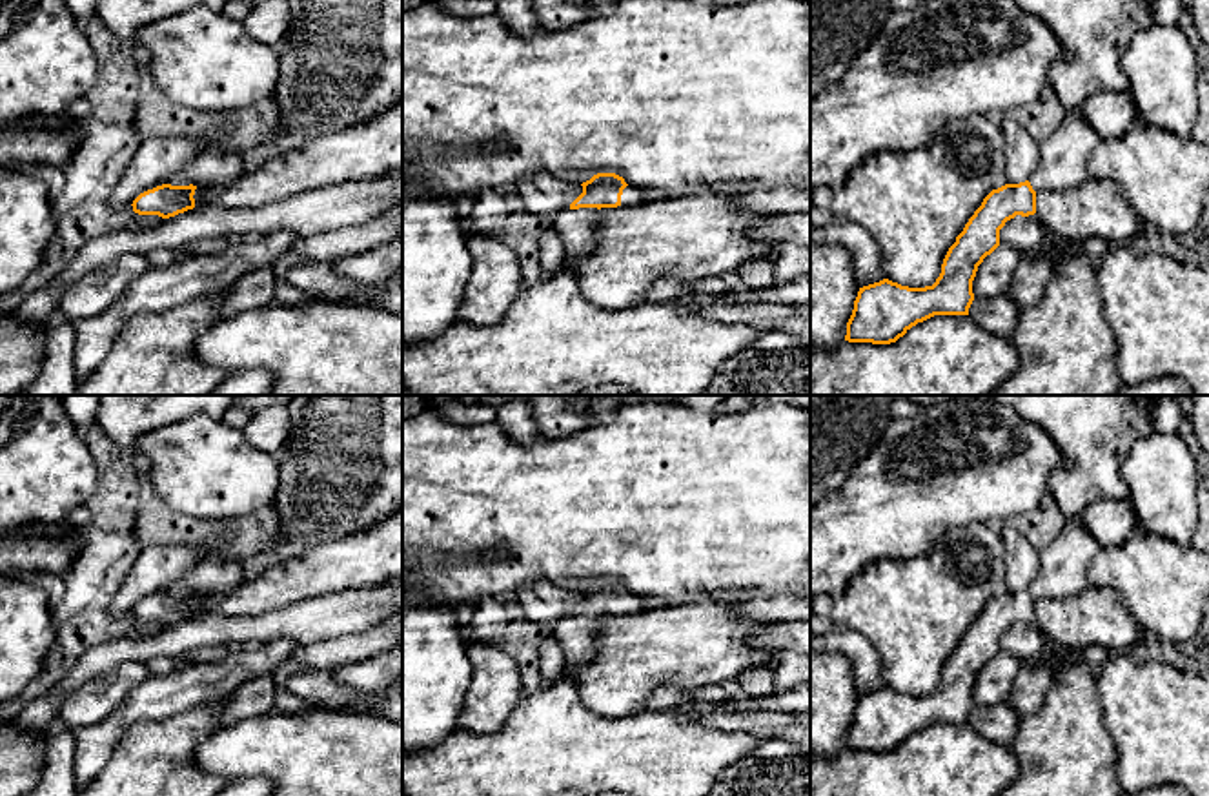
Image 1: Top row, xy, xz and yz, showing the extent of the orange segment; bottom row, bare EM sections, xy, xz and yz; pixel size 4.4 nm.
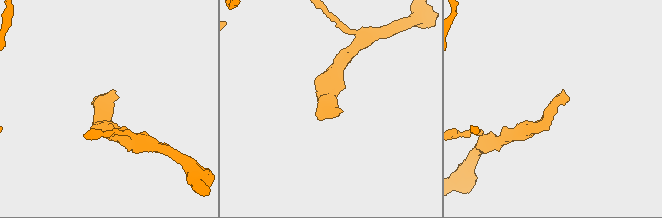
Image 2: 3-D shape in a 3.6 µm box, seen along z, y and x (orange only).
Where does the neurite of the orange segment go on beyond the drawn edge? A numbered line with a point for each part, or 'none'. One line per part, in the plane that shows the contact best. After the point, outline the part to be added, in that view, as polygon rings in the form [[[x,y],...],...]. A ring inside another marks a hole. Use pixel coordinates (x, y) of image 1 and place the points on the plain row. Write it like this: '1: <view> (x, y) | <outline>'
1: xz (576, 636) | [[[606,616],[564,617],[552,625],[552,638],[561,647],[568,665],[584,665],[592,661],[599,648],[597,625]]]

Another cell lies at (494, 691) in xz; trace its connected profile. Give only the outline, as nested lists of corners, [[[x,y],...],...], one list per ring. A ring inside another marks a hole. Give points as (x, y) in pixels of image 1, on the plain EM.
[[[470,643],[472,678],[459,718],[459,732],[495,732],[523,701],[517,663],[492,643]]]

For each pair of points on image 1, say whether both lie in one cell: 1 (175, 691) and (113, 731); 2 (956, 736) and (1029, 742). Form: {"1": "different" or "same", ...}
{"1": "same", "2": "different"}

